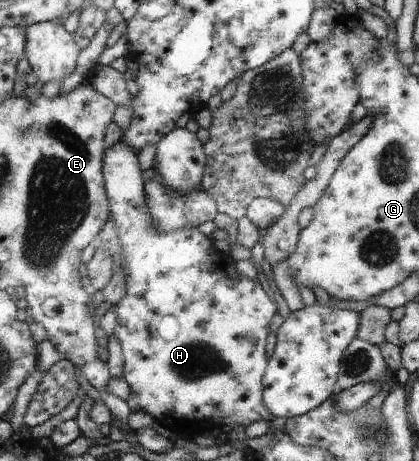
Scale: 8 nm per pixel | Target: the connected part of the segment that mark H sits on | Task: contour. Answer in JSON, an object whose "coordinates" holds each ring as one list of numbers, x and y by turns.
{"coordinates":[[122,139,105,150,103,173,127,270,126,294,112,311,117,321,114,336,123,348,123,378,132,389,132,396,127,400,130,408,148,413,184,439,215,428,228,433,244,431,257,422,274,422,277,416,265,404,263,380,269,365,266,342,278,306,262,277,249,280,240,274,230,256,214,247,214,236,205,236,198,227,169,233,158,228,147,212,144,171,140,168,138,152]]}

